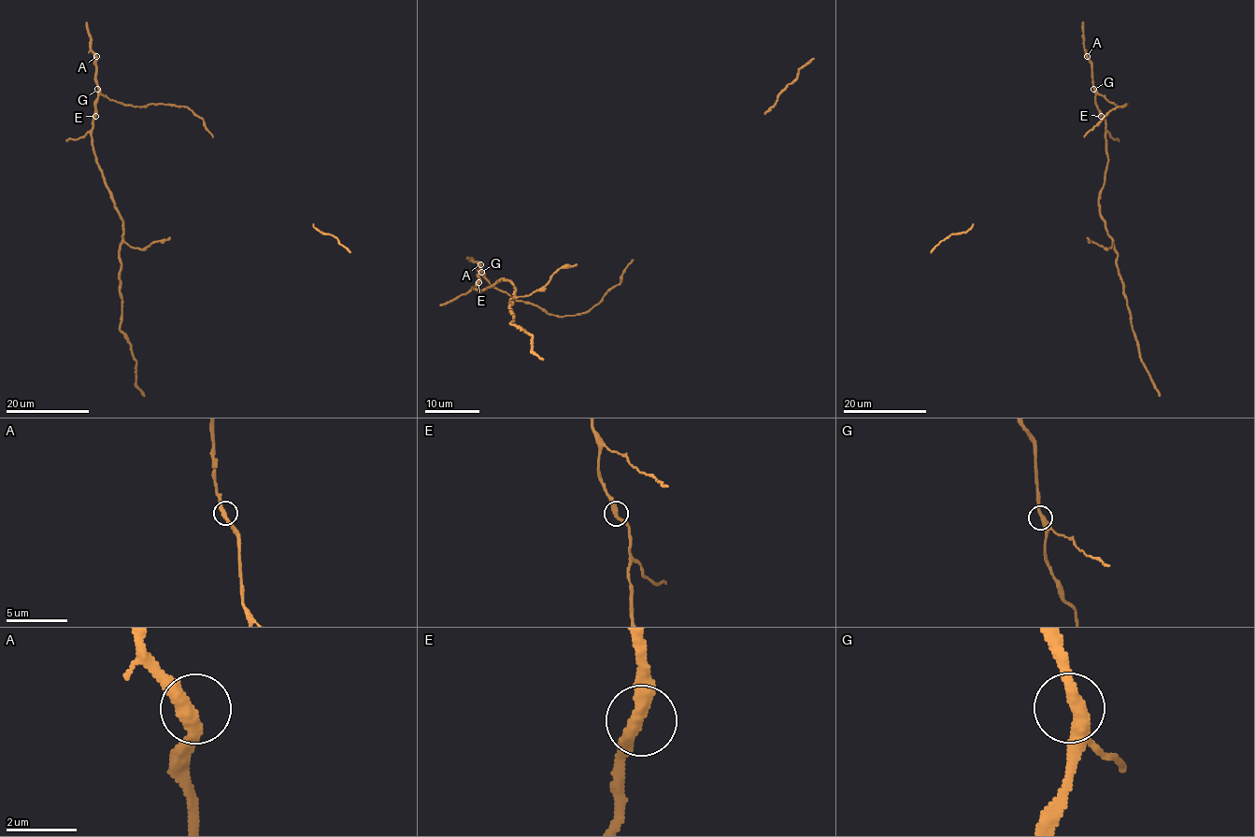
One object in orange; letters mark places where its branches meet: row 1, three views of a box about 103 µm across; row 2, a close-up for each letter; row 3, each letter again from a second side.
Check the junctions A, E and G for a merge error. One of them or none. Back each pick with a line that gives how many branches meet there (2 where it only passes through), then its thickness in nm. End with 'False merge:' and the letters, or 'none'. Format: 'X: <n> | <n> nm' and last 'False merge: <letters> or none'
False merge: none

